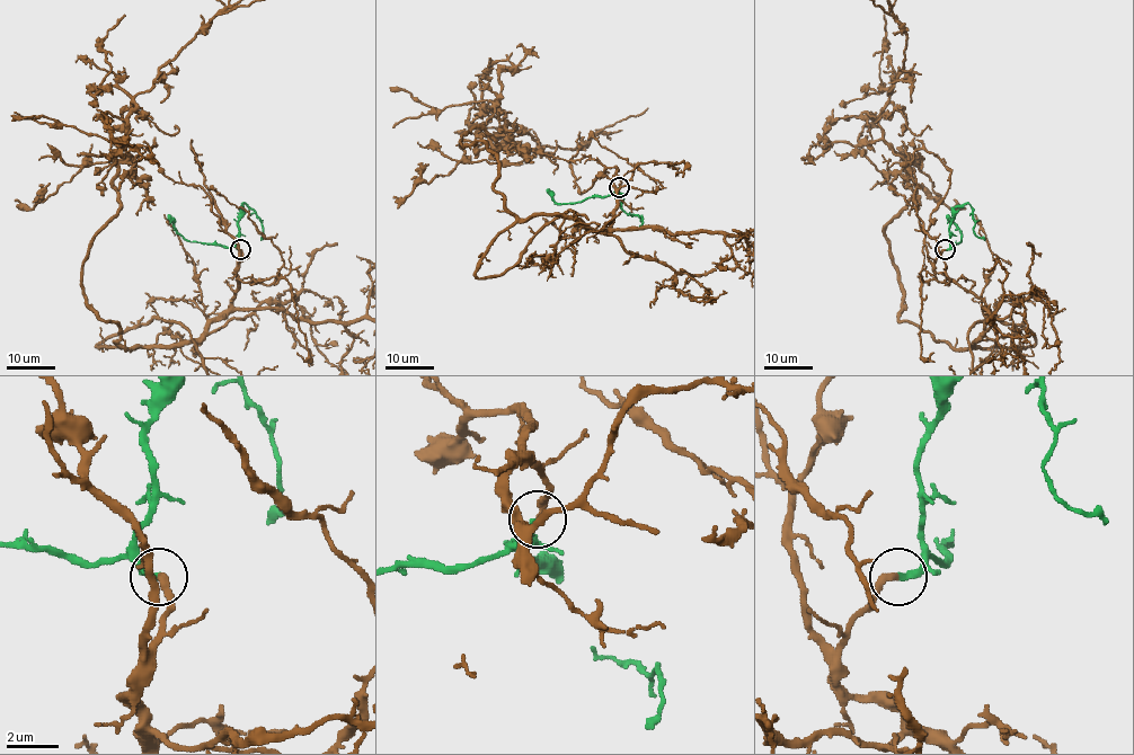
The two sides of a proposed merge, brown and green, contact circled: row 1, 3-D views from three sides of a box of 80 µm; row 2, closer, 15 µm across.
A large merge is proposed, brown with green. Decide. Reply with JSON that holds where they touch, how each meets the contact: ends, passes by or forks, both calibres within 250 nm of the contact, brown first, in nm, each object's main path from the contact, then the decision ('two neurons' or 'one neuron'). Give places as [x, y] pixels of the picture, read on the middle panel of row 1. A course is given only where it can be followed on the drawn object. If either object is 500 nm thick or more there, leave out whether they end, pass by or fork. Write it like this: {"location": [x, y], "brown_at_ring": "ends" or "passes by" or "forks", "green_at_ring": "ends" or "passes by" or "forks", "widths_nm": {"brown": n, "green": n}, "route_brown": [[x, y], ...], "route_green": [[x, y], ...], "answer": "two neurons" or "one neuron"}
{"location": [619, 187], "brown_at_ring": "ends", "green_at_ring": "ends", "widths_nm": {"brown": 280, "green": 240}, "route_green": [[619, 187], [614, 192], [620, 196], [622, 210], [639, 218], [641, 215], [639, 228]], "answer": "one neuron"}

